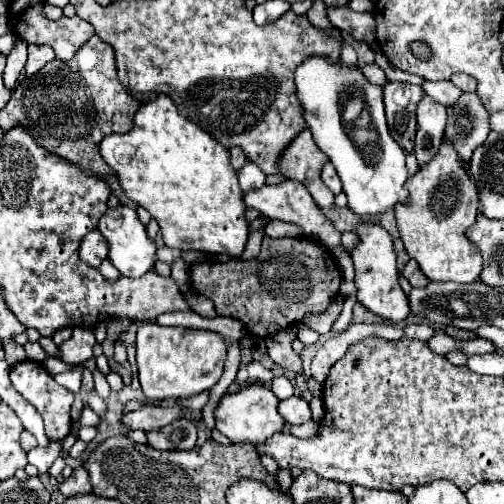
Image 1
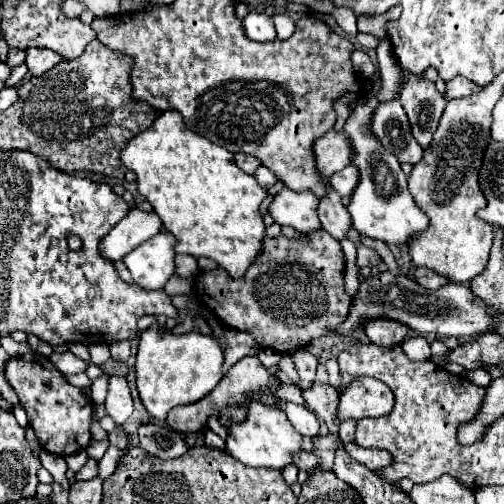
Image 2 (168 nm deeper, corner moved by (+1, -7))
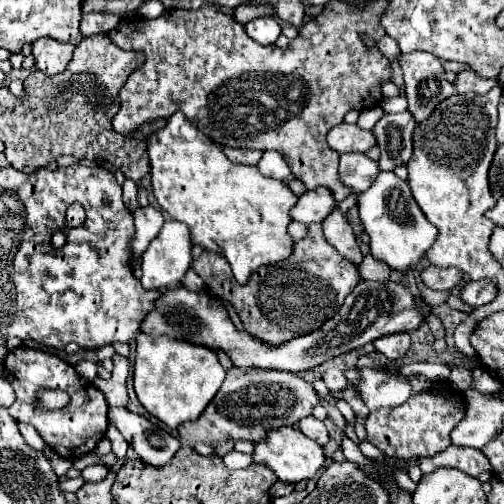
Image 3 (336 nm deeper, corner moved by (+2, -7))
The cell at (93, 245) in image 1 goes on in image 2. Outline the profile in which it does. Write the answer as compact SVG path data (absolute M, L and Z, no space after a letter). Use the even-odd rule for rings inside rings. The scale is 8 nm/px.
M139 208L129 210L129 214L99 242L99 254L109 260L121 260L131 248L149 240L157 232L161 232L163 224L155 212L141 212Z

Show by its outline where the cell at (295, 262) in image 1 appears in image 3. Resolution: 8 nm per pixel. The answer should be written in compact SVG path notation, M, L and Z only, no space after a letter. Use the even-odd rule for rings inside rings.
M312 224L308 228L310 234L296 242L294 254L288 260L258 268L246 286L240 286L234 280L228 260L222 254L210 250L204 250L192 262L192 270L204 280L210 294L228 300L236 308L246 332L270 344L280 344L292 340L294 336L310 334L318 330L326 320L336 316L344 304L344 298L358 284L360 274L354 264L350 264L336 252L334 246L330 246L322 234L320 224Z

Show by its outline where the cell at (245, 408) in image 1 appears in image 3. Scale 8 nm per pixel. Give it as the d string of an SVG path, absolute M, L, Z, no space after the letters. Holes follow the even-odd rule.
M278 428L278 430L270 432L266 442L256 444L256 450L252 456L254 456L256 464L268 466L270 470L274 470L278 480L288 482L288 484L296 484L300 480L312 480L326 464L324 448L318 446L308 436L304 436L302 432L298 432L298 428Z

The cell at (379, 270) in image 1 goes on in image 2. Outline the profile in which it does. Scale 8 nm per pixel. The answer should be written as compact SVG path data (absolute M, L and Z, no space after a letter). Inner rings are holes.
M373 318L367 320L365 324L365 334L369 336L369 340L381 346L399 346L405 340L407 332L409 332L407 326L387 318Z

